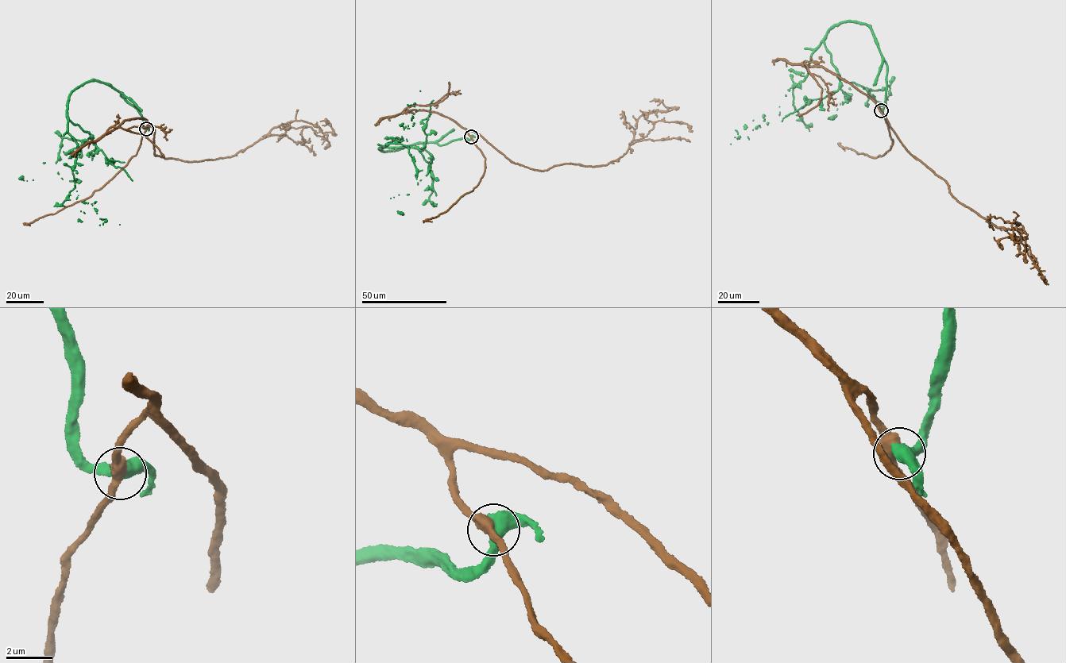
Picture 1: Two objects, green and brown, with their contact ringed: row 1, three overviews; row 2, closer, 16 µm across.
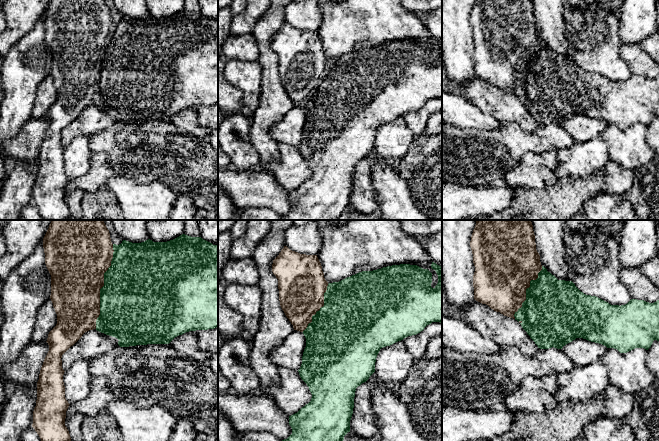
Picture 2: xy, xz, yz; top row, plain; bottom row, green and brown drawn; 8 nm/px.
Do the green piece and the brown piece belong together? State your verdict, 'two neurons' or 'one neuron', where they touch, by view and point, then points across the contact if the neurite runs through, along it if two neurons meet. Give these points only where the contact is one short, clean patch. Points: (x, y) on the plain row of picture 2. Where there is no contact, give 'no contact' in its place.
two neurons; contact xy (103, 62)

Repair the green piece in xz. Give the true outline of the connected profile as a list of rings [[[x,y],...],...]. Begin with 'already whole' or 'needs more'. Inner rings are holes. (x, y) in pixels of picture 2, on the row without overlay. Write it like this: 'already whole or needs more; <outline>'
already whole; [[[432,38],[432,45],[438,51],[438,59],[432,64],[432,49],[428,45],[423,45],[417,41],[400,40],[383,43],[373,47],[362,47],[339,58],[329,59],[324,69],[324,82],[312,92],[312,98],[303,107],[306,114],[306,123],[302,132],[302,140],[298,146],[301,155],[307,160],[312,170],[311,177],[302,183],[297,189],[289,192],[289,201],[292,210],[282,216],[281,220],[334,220],[344,216],[344,212],[350,208],[350,196],[353,190],[355,167],[358,162],[366,158],[375,148],[375,138],[381,124],[390,122],[404,114],[416,111],[432,98],[442,99],[442,43]]]

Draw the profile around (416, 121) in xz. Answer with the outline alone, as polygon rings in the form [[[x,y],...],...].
[[[432,98],[420,109],[408,112],[402,117],[404,118],[407,127],[414,133],[414,135],[419,136],[424,134],[430,116],[440,110],[442,110],[442,99]]]

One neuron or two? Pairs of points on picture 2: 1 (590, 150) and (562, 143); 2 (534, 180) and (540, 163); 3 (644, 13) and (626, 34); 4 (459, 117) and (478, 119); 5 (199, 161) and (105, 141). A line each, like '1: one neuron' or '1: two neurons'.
1: two neurons
2: one neuron
3: one neuron
4: one neuron
5: one neuron

